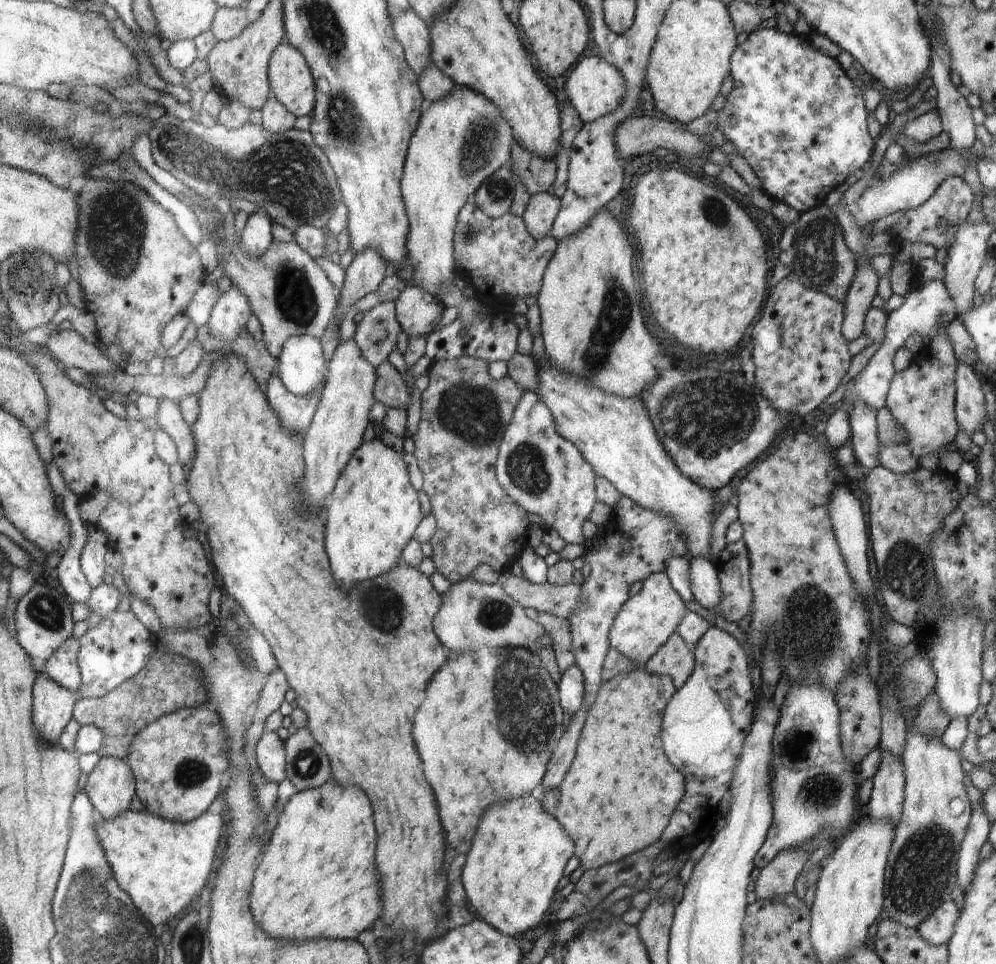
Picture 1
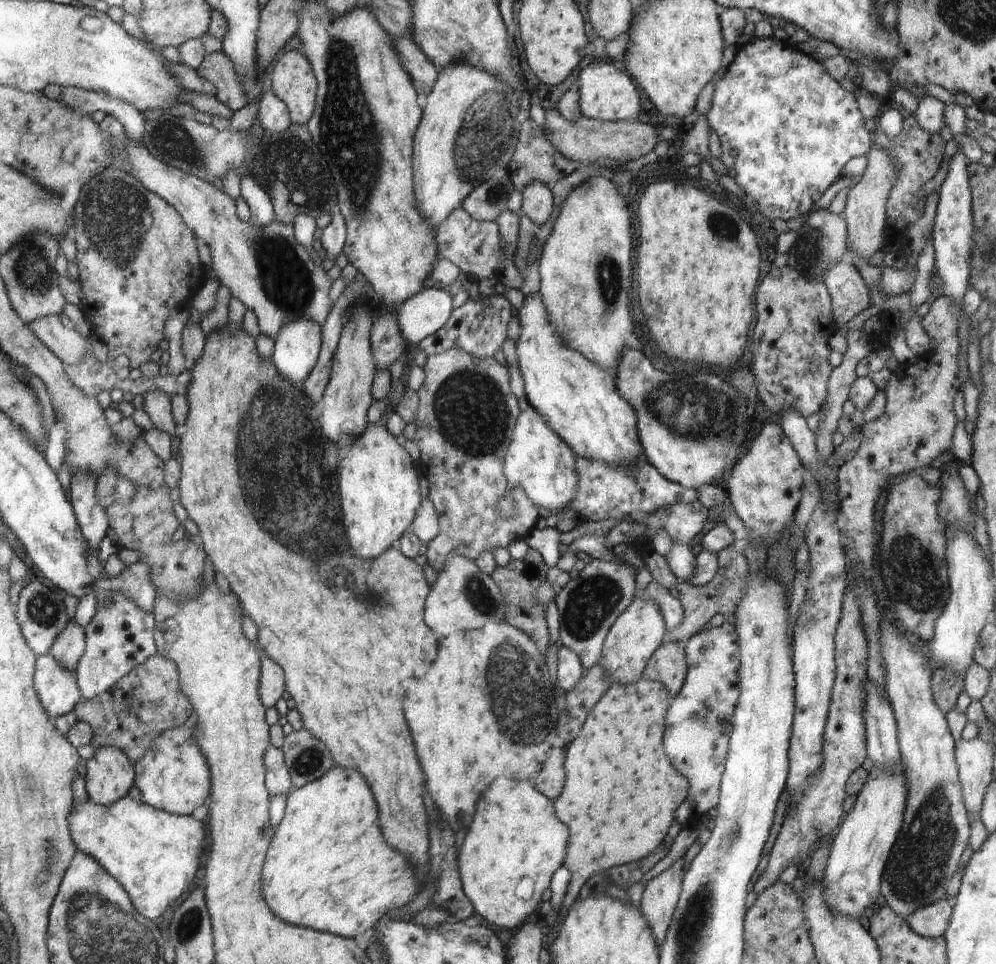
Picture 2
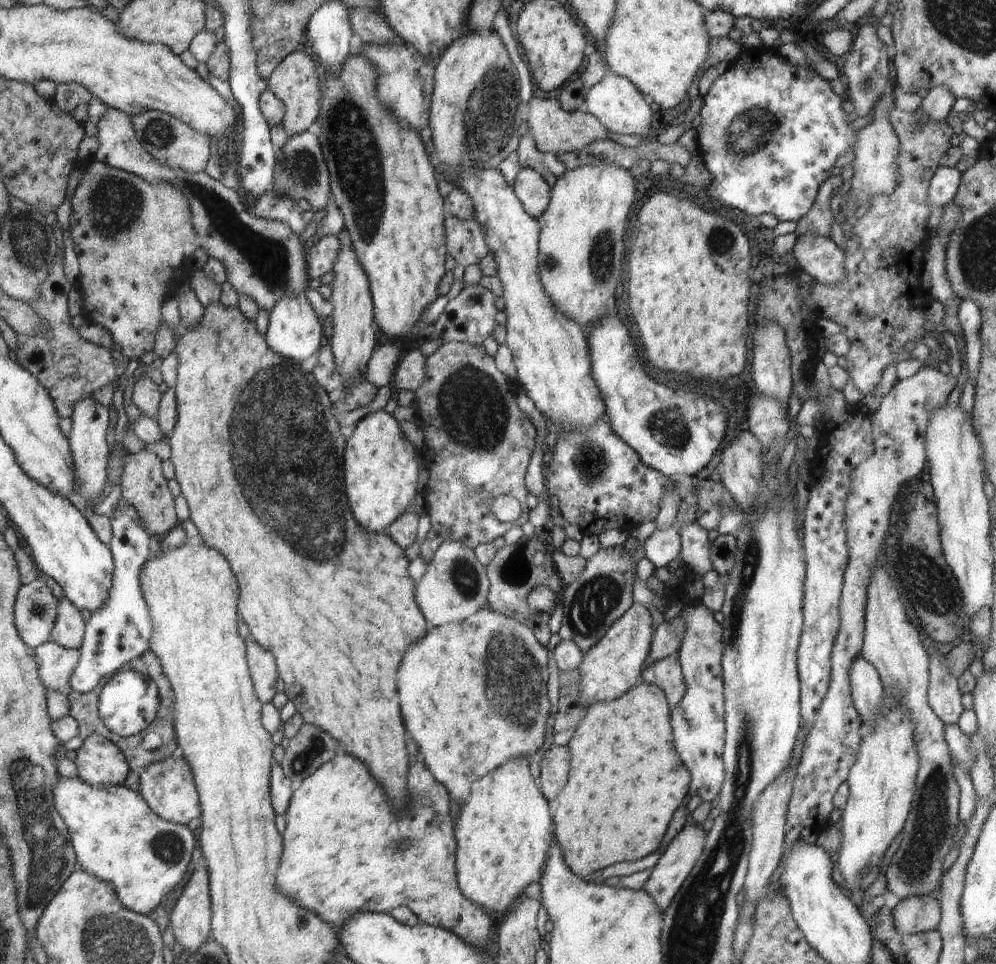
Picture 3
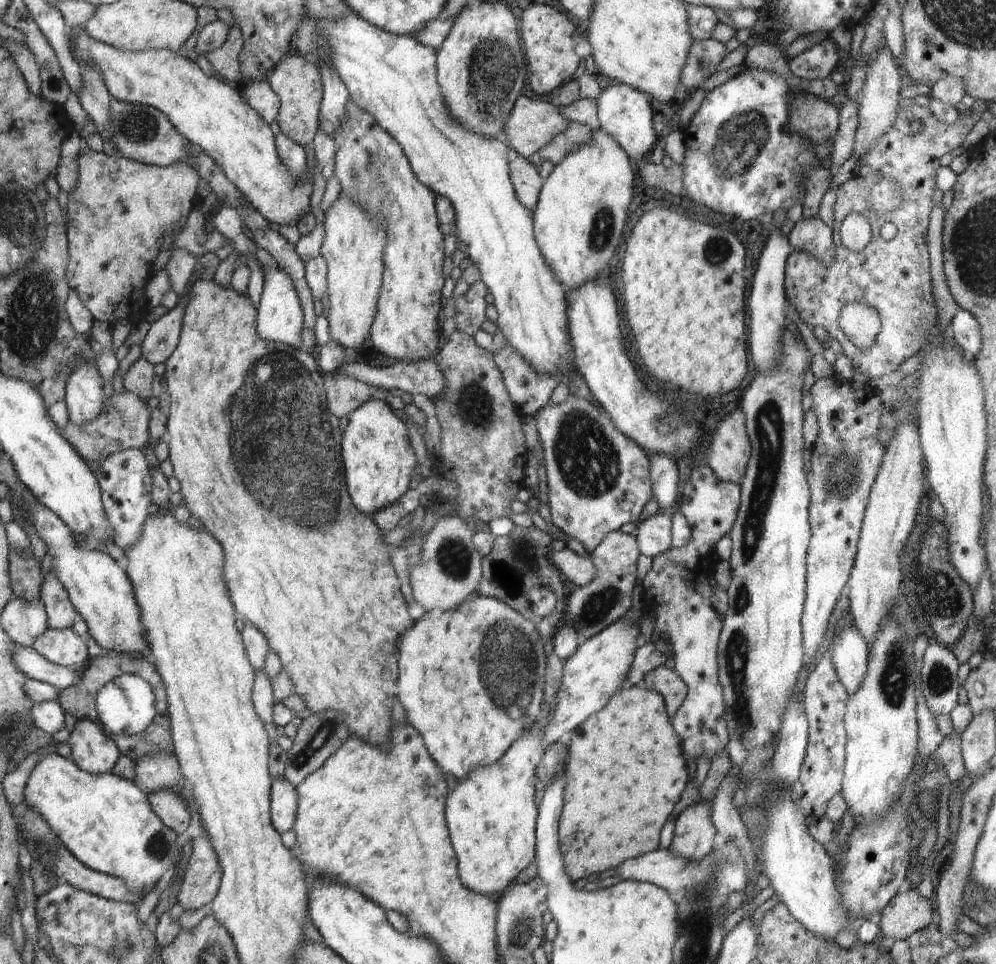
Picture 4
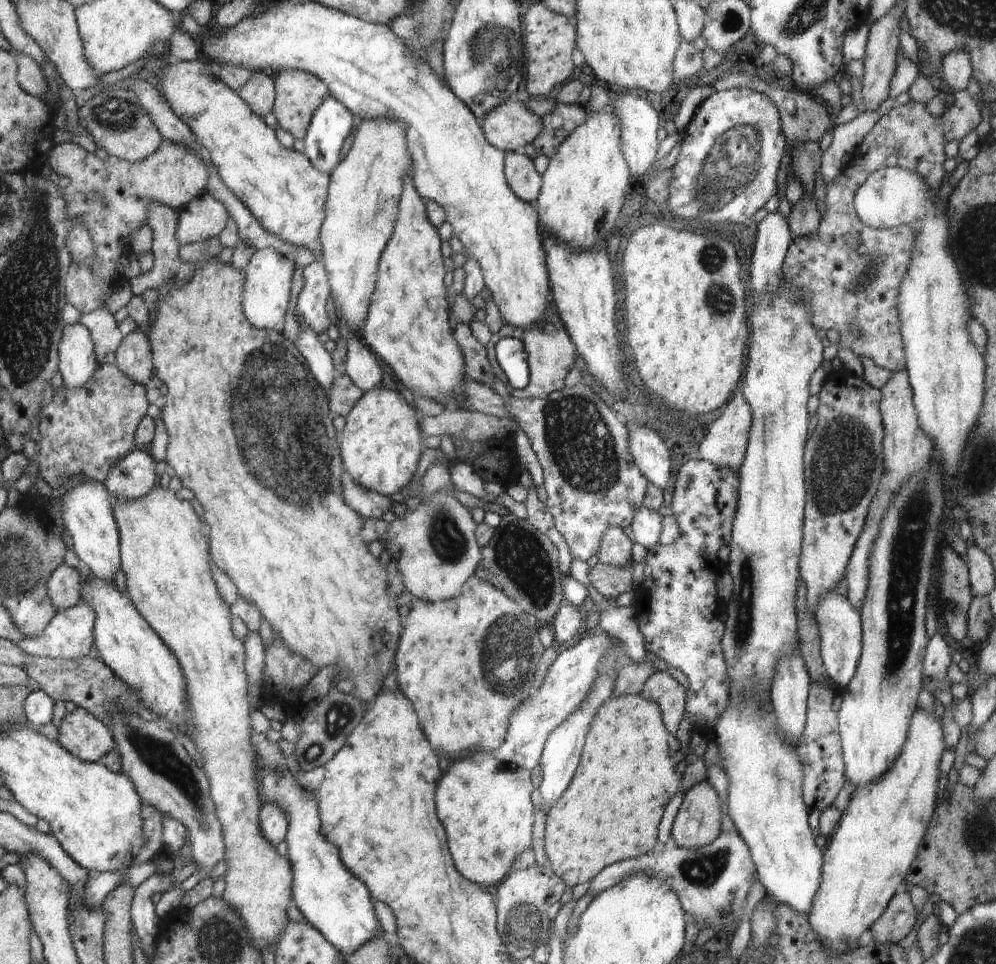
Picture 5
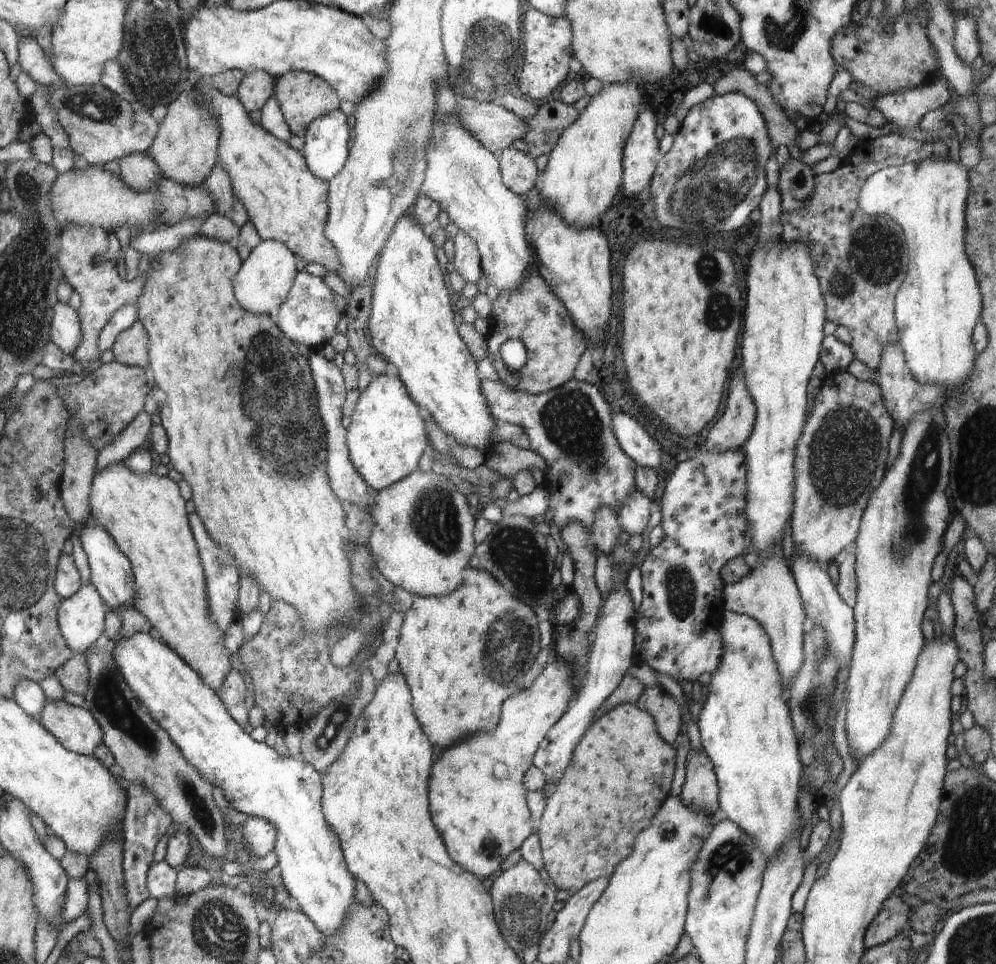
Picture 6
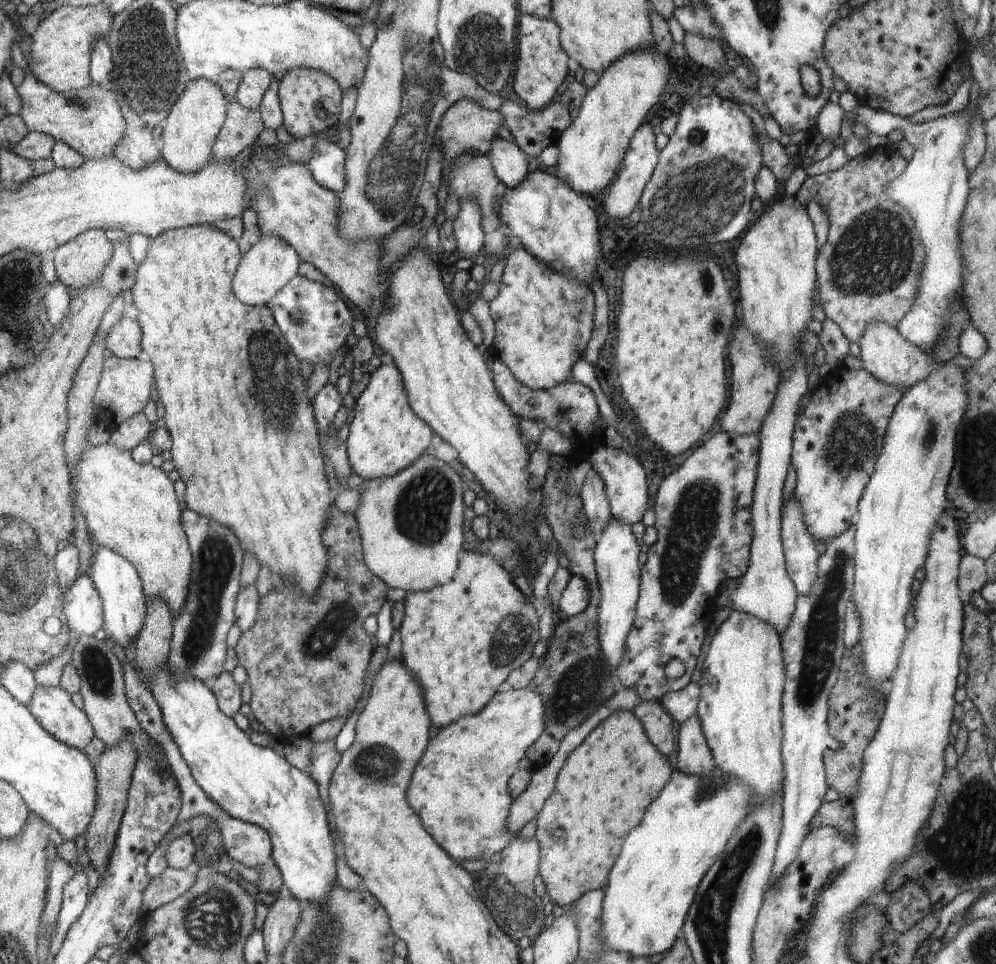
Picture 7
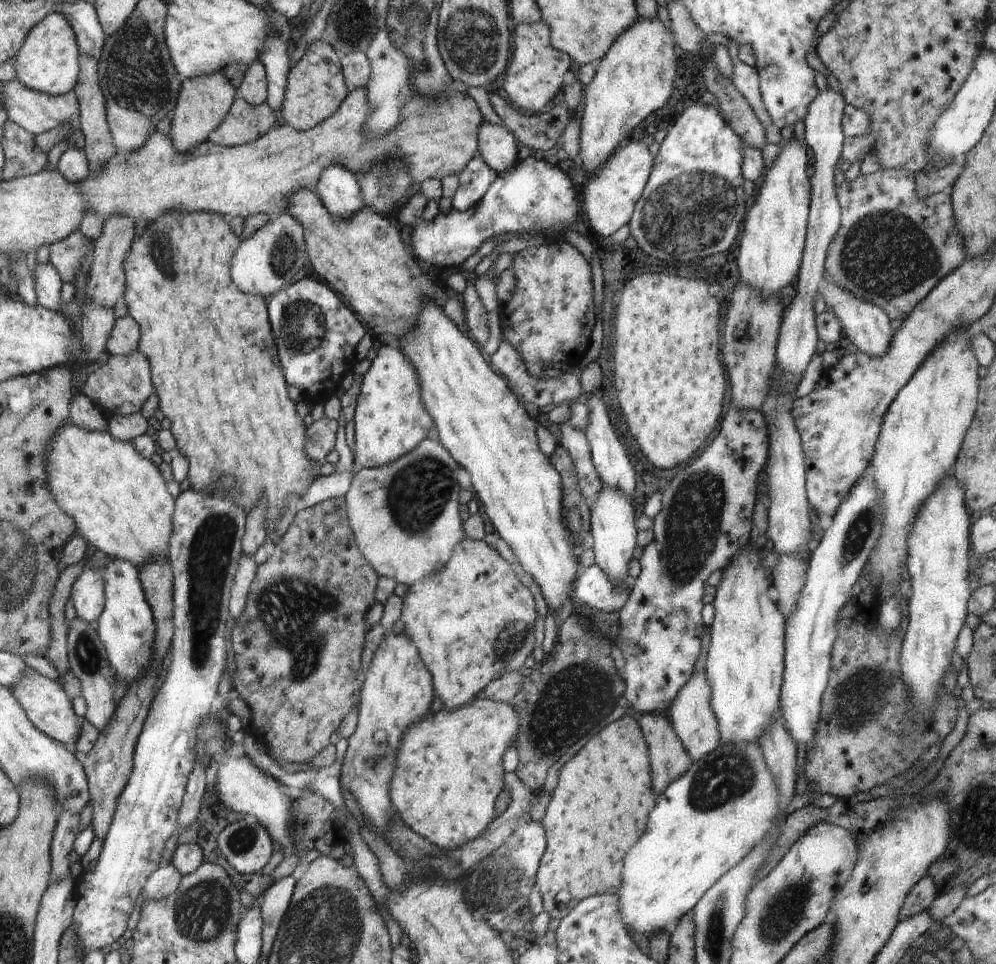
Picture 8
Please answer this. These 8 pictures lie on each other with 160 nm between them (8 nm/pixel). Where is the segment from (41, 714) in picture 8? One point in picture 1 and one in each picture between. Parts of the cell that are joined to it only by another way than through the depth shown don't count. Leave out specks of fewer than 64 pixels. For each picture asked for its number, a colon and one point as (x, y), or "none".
1: (111, 785)
2: (110, 774)
3: (99, 761)
4: (92, 749)
5: (80, 732)
6: (76, 727)
7: (52, 706)

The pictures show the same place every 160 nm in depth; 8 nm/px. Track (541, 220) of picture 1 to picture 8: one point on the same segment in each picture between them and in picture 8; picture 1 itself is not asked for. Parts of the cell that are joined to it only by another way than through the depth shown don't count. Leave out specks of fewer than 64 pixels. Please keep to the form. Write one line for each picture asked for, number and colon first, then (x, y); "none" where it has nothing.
2: (537, 202)
3: (533, 191)
4: (527, 182)
5: (521, 176)
6: (519, 171)
7: (510, 164)
8: (497, 146)

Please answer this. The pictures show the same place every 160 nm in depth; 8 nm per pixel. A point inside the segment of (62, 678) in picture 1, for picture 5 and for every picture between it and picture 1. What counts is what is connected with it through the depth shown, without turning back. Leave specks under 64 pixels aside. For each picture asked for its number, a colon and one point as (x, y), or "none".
2: (68, 648)
3: (69, 629)
4: (60, 611)
5: (64, 587)

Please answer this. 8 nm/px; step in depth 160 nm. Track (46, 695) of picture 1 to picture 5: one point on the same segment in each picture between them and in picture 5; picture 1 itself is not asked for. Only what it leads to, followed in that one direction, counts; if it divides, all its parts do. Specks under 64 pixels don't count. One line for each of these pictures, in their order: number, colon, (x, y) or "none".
2: (58, 688)
3: (56, 664)
4: (62, 647)
5: (70, 635)

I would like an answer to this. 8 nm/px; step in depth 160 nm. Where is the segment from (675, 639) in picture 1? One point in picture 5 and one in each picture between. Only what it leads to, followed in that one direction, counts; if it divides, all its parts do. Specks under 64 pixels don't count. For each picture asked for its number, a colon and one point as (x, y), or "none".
2: (668, 665)
3: (666, 673)
4: (668, 683)
5: (661, 687)

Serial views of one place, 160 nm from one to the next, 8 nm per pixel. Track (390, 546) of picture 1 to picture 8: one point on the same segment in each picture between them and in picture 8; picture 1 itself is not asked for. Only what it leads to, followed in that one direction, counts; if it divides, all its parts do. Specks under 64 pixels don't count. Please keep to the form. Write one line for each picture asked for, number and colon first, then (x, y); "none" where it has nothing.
2: (381, 498)
3: (382, 472)
4: (379, 460)
5: (381, 445)
6: (385, 439)
7: (385, 435)
8: (390, 420)

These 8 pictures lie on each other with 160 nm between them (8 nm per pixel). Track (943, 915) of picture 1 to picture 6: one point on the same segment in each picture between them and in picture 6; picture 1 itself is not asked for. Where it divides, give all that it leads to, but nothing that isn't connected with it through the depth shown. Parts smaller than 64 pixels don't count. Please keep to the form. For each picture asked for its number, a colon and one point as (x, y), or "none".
2: (931, 921)
3: (913, 915)
4: (907, 912)
5: (897, 920)
6: (891, 920)

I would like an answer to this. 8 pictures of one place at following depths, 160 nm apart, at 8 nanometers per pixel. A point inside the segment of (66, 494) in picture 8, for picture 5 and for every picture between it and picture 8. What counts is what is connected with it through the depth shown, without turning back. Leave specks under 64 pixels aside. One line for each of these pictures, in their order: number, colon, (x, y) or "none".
5: (166, 560)
6: (146, 514)
7: (130, 508)

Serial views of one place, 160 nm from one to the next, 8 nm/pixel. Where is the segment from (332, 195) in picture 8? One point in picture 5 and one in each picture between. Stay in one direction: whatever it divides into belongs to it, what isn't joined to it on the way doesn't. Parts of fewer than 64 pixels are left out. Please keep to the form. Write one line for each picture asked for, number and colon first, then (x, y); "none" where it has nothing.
5: (331, 124)
6: (326, 150)
7: (327, 164)

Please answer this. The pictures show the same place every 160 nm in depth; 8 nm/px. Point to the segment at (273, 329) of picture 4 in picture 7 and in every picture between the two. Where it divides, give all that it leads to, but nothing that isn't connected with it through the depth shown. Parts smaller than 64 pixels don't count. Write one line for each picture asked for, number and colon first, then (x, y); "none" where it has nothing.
5: (265, 298)
6: (265, 278)
7: (270, 264)

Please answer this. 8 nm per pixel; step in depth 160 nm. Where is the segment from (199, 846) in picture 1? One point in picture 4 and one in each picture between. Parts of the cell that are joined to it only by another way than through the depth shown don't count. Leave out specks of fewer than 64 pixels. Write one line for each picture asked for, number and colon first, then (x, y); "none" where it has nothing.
2: (155, 853)
3: (117, 837)
4: (114, 845)

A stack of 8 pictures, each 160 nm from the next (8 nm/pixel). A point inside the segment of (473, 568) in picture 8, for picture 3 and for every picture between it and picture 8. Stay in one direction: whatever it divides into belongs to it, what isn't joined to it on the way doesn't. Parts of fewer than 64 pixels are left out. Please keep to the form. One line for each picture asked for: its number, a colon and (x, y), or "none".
3: (471, 691)
4: (471, 679)
5: (457, 657)
6: (465, 652)
7: (462, 640)

